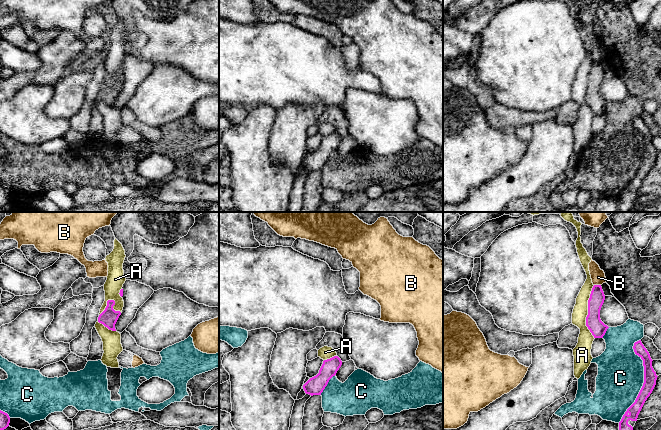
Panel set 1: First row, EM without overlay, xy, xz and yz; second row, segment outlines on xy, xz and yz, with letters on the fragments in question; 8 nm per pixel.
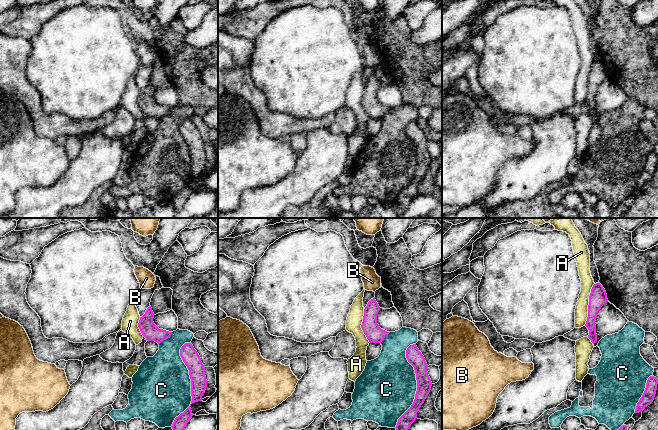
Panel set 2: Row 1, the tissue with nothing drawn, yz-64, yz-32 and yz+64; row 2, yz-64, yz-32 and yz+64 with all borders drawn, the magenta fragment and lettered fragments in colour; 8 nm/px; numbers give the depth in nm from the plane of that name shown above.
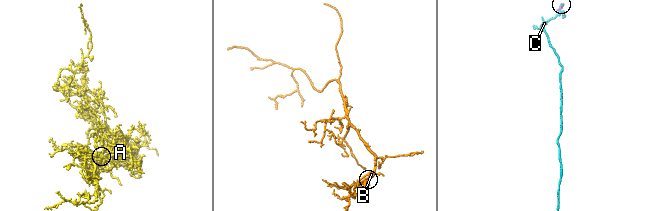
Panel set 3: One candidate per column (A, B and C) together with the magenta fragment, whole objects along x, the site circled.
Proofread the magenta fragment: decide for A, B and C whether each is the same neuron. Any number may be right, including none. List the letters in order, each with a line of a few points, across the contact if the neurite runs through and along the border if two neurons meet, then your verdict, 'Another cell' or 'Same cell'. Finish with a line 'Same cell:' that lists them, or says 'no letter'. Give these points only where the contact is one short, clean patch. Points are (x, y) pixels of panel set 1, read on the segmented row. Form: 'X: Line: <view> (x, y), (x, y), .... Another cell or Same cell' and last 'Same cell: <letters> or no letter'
A: Another cell
B: Line: yz (594, 284), (600, 285). Another cell
C: Another cell
Same cell: no letter

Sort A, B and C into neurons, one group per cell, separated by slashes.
A / B / C

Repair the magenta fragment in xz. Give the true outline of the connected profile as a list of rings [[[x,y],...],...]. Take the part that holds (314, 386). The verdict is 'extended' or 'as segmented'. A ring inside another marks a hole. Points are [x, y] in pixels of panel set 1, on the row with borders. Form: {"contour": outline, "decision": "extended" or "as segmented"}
{"contour": [[[338,356],[324,360],[319,373],[303,385],[305,393],[311,396],[321,395],[329,380],[336,375],[341,365],[342,361]]], "decision": "as segmented"}

